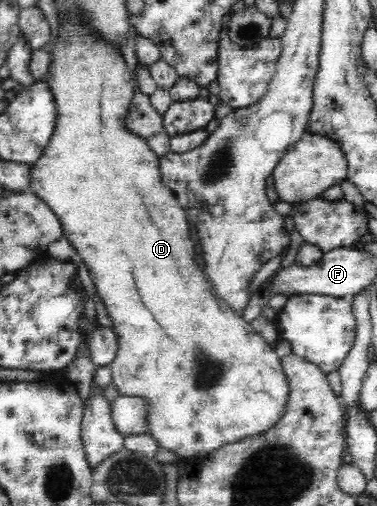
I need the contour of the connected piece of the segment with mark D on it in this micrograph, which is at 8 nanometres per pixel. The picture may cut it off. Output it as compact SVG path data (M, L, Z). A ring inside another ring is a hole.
M60 21L59 36L55 46L50 51L50 64L44 81L51 86L55 94L57 105L56 125L48 144L44 147L42 156L31 165L31 193L37 195L42 202L52 209L53 214L61 221L65 237L75 248L76 260L81 260L95 285L96 292L102 299L106 312L113 322L113 332L117 335L117 351L112 363L109 365L113 385L117 393L123 397L140 397L146 401L146 420L148 426L146 433L155 438L158 447L173 451L179 458L194 459L213 450L235 444L247 436L259 436L275 427L289 407L289 381L282 369L281 360L275 348L265 342L259 333L256 333L242 317L235 315L233 309L227 307L220 299L210 293L209 284L205 275L195 263L195 245L191 241L189 223L186 212L174 194L161 183L161 172L158 171L158 156L149 148L147 140L133 135L125 126L125 115L129 111L131 99L135 95L135 83L131 72L125 64L125 58L106 47L90 29L74 23L74 21Z

